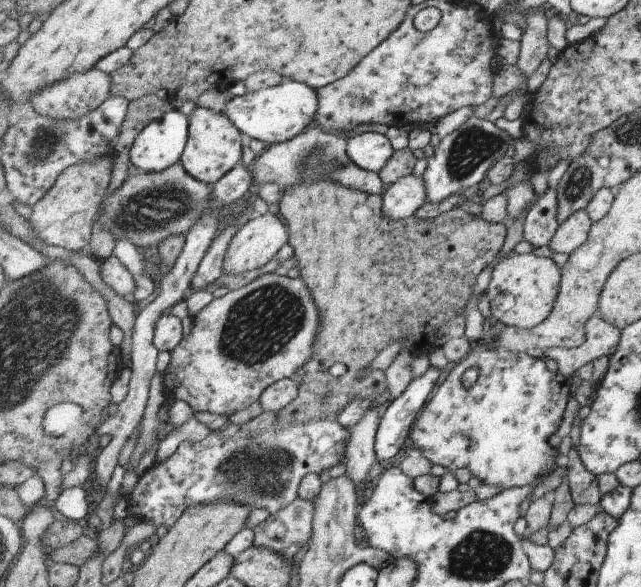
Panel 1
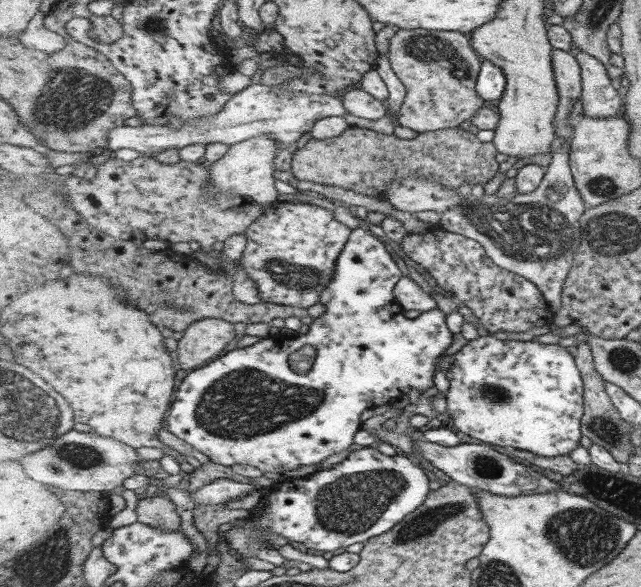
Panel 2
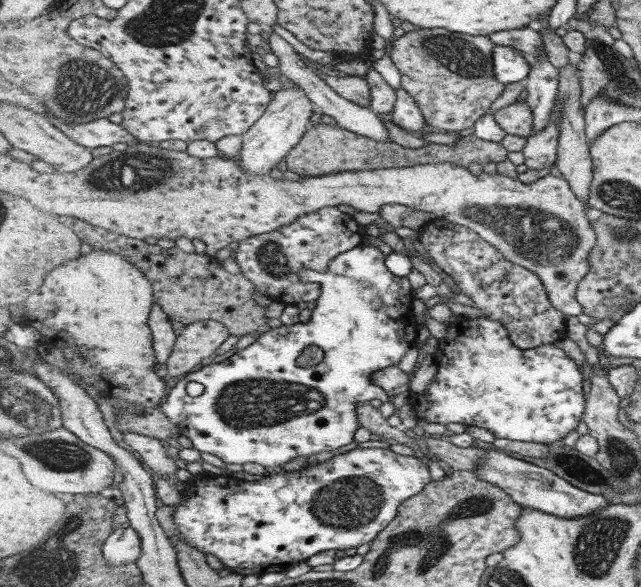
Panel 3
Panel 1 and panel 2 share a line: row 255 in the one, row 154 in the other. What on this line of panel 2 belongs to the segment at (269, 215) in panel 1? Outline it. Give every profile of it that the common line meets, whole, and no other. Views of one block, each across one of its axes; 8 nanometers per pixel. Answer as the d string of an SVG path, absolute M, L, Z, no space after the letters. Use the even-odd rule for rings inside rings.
M259 135L243 142L230 146L229 152L221 160L215 161L210 168L212 182L210 183L210 196L229 193L230 196L253 198L262 204L273 204L277 201L277 178L275 176L275 158L279 153L279 141L271 135Z

